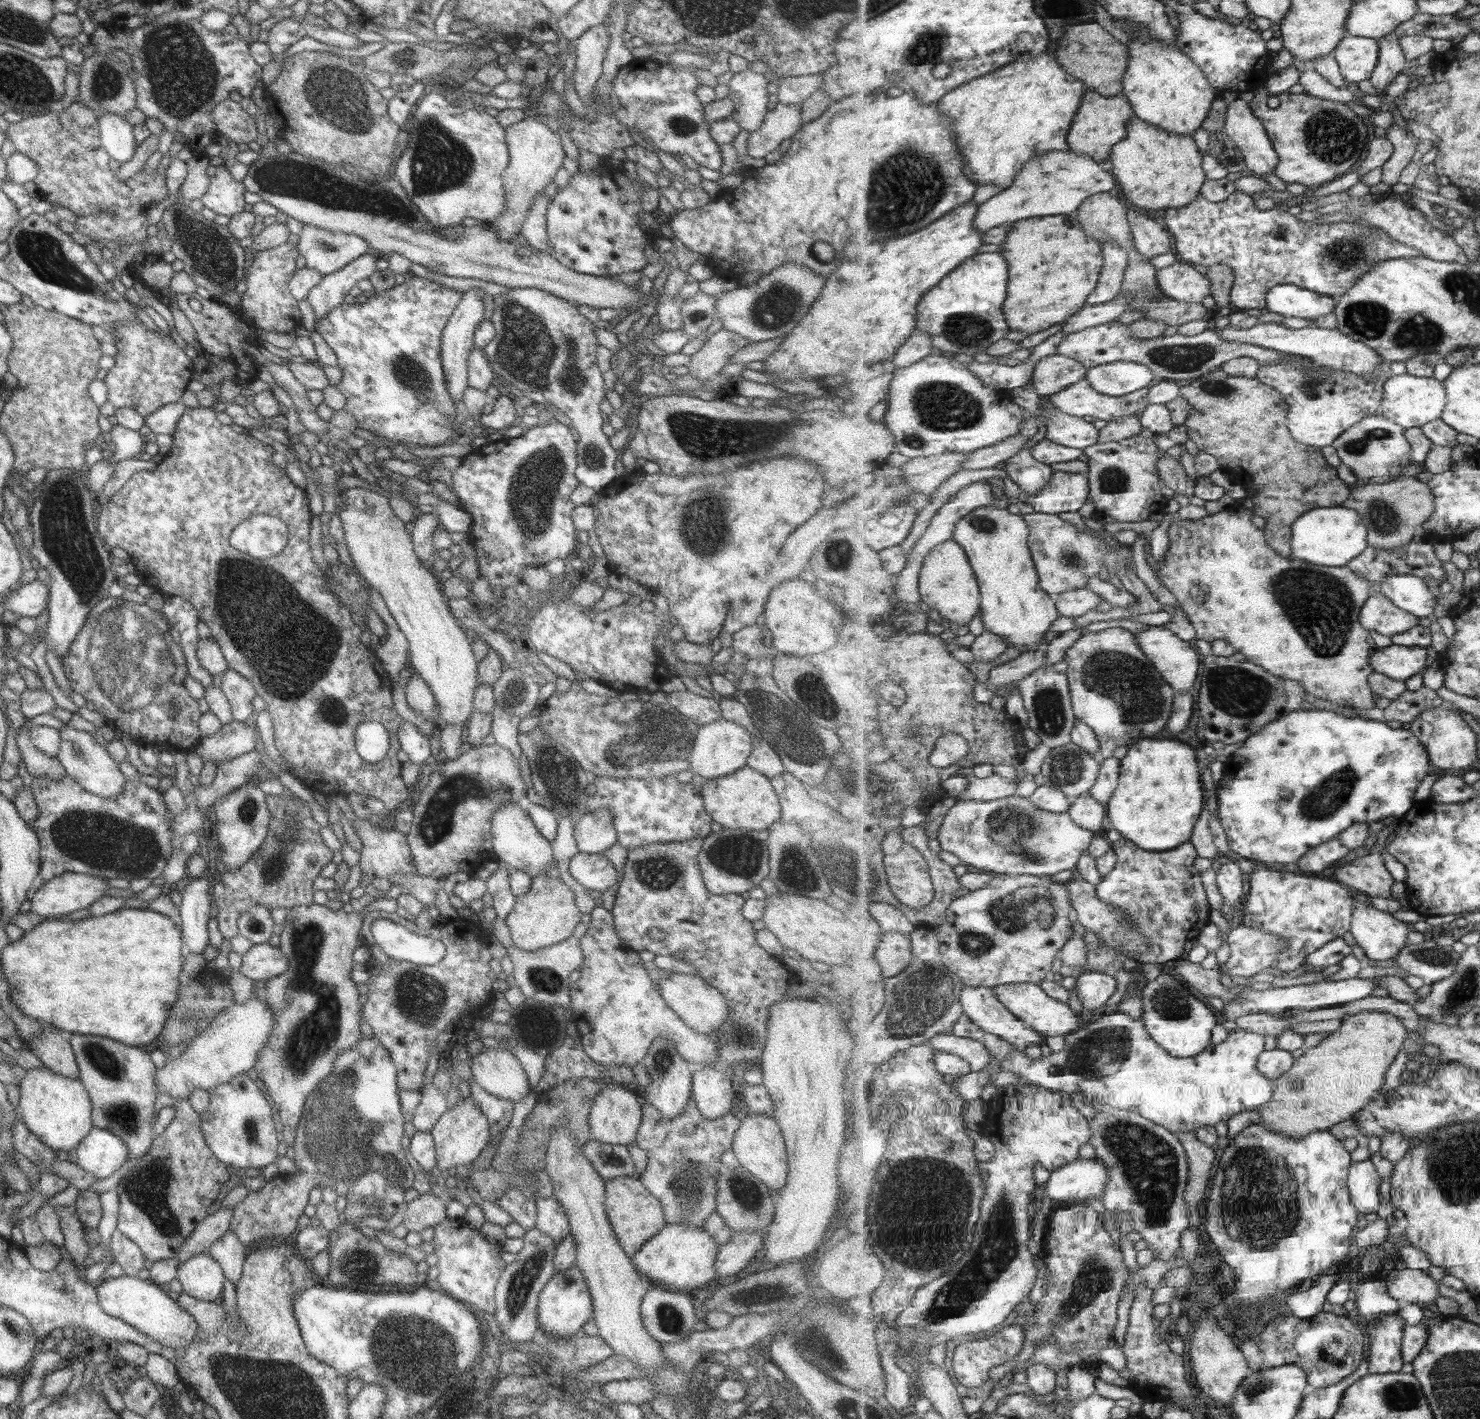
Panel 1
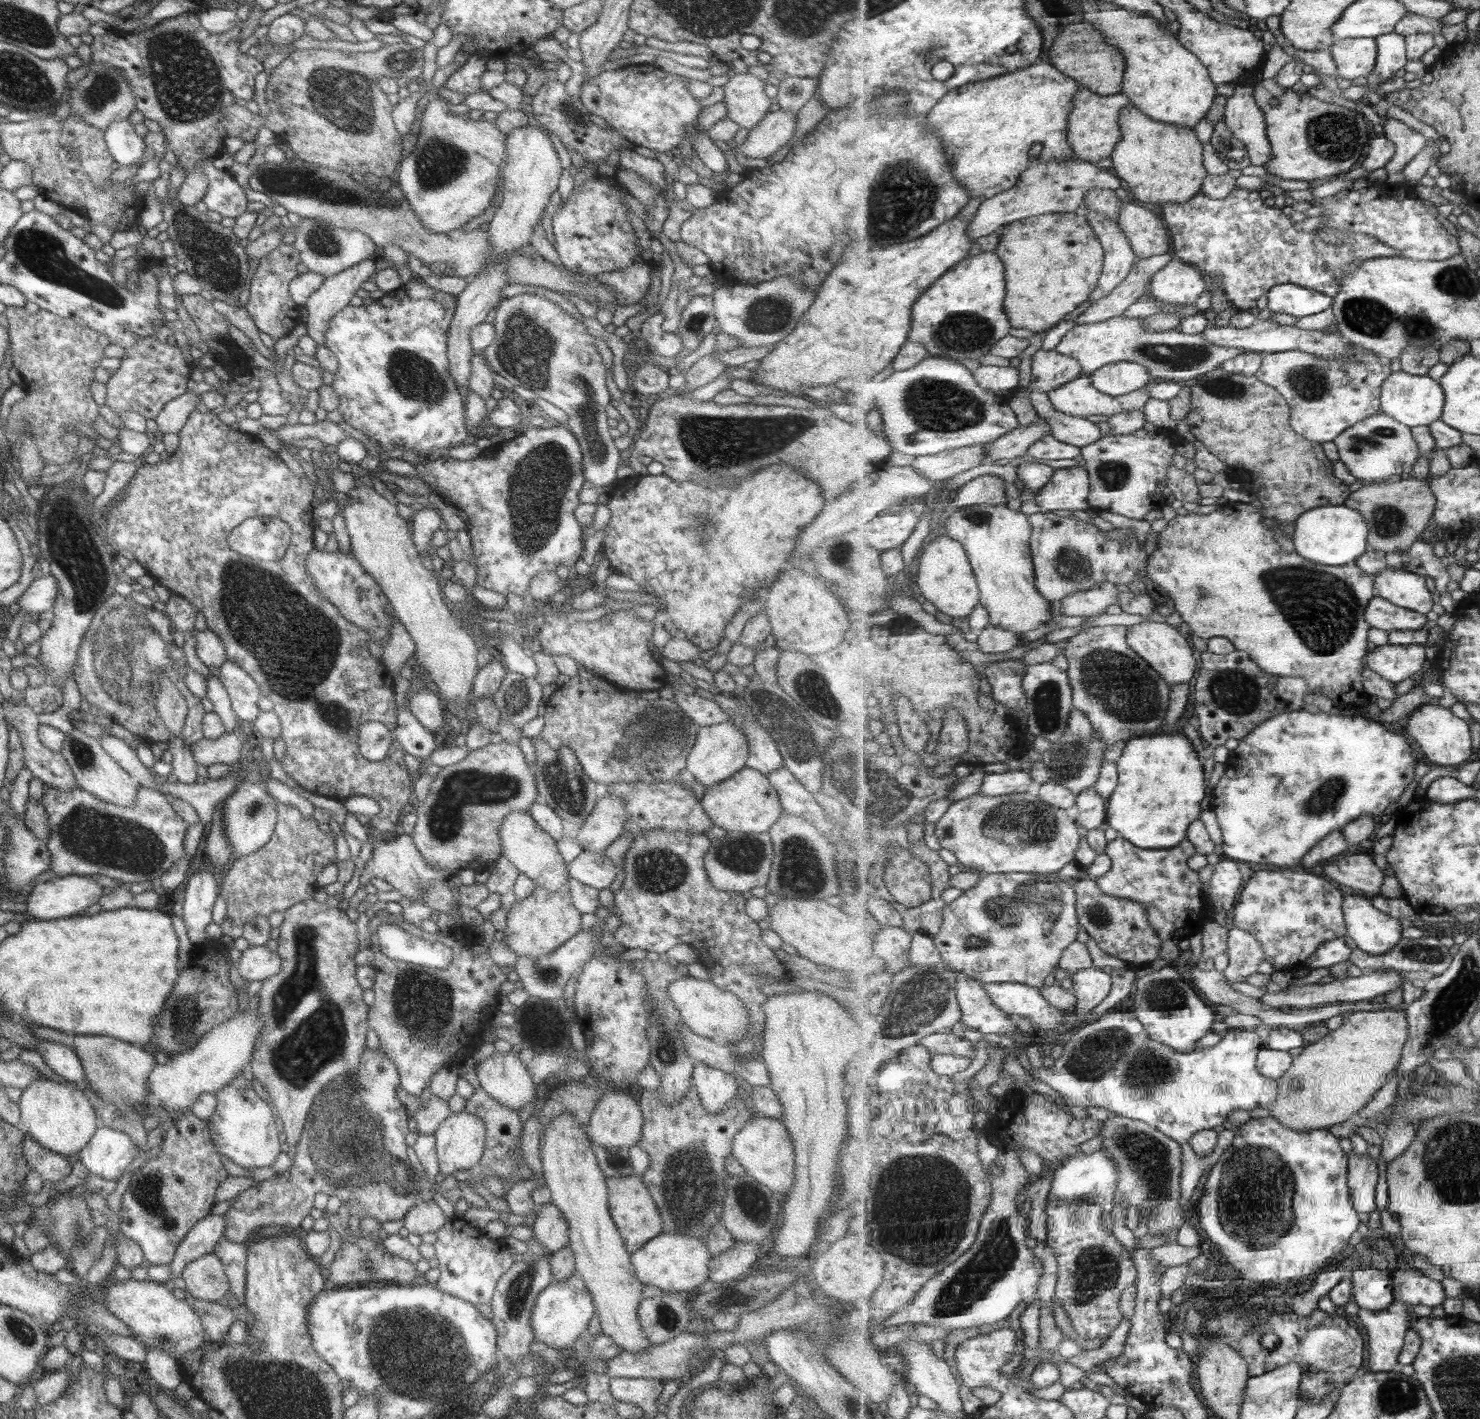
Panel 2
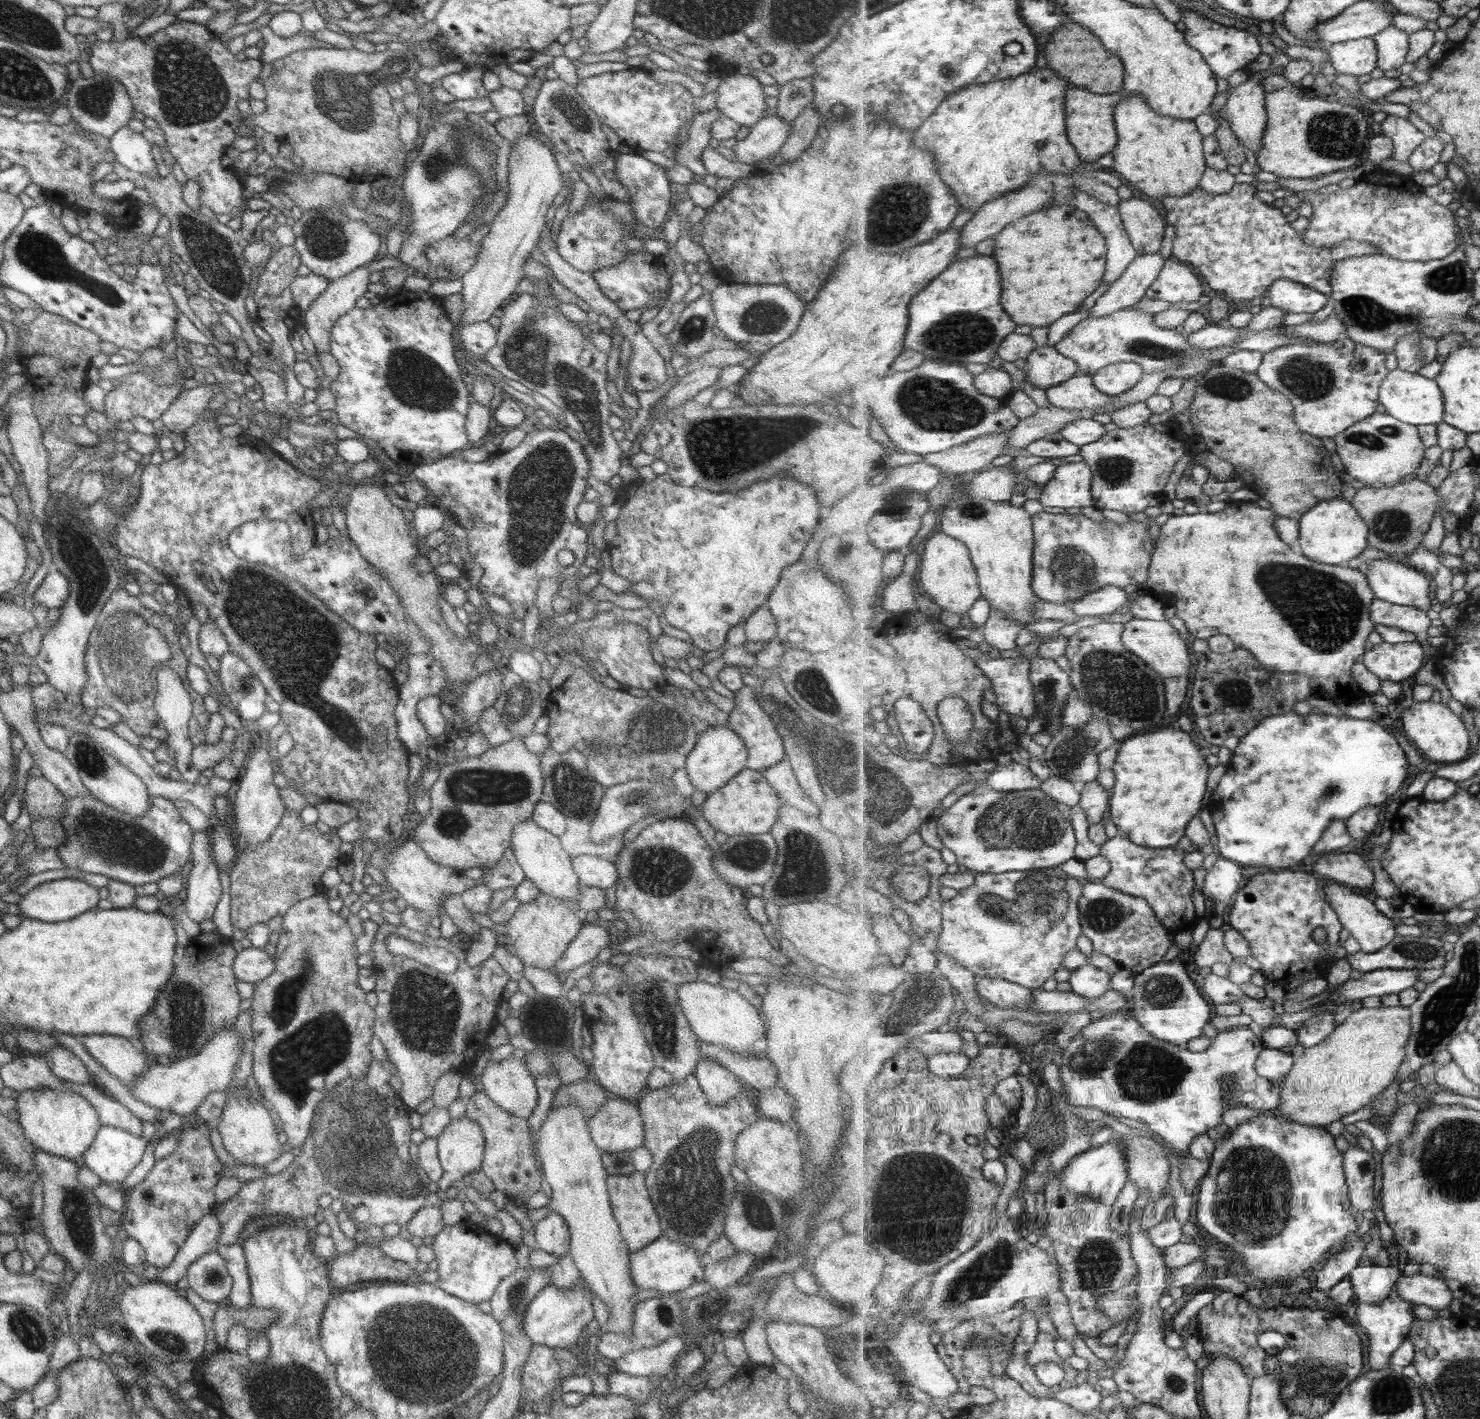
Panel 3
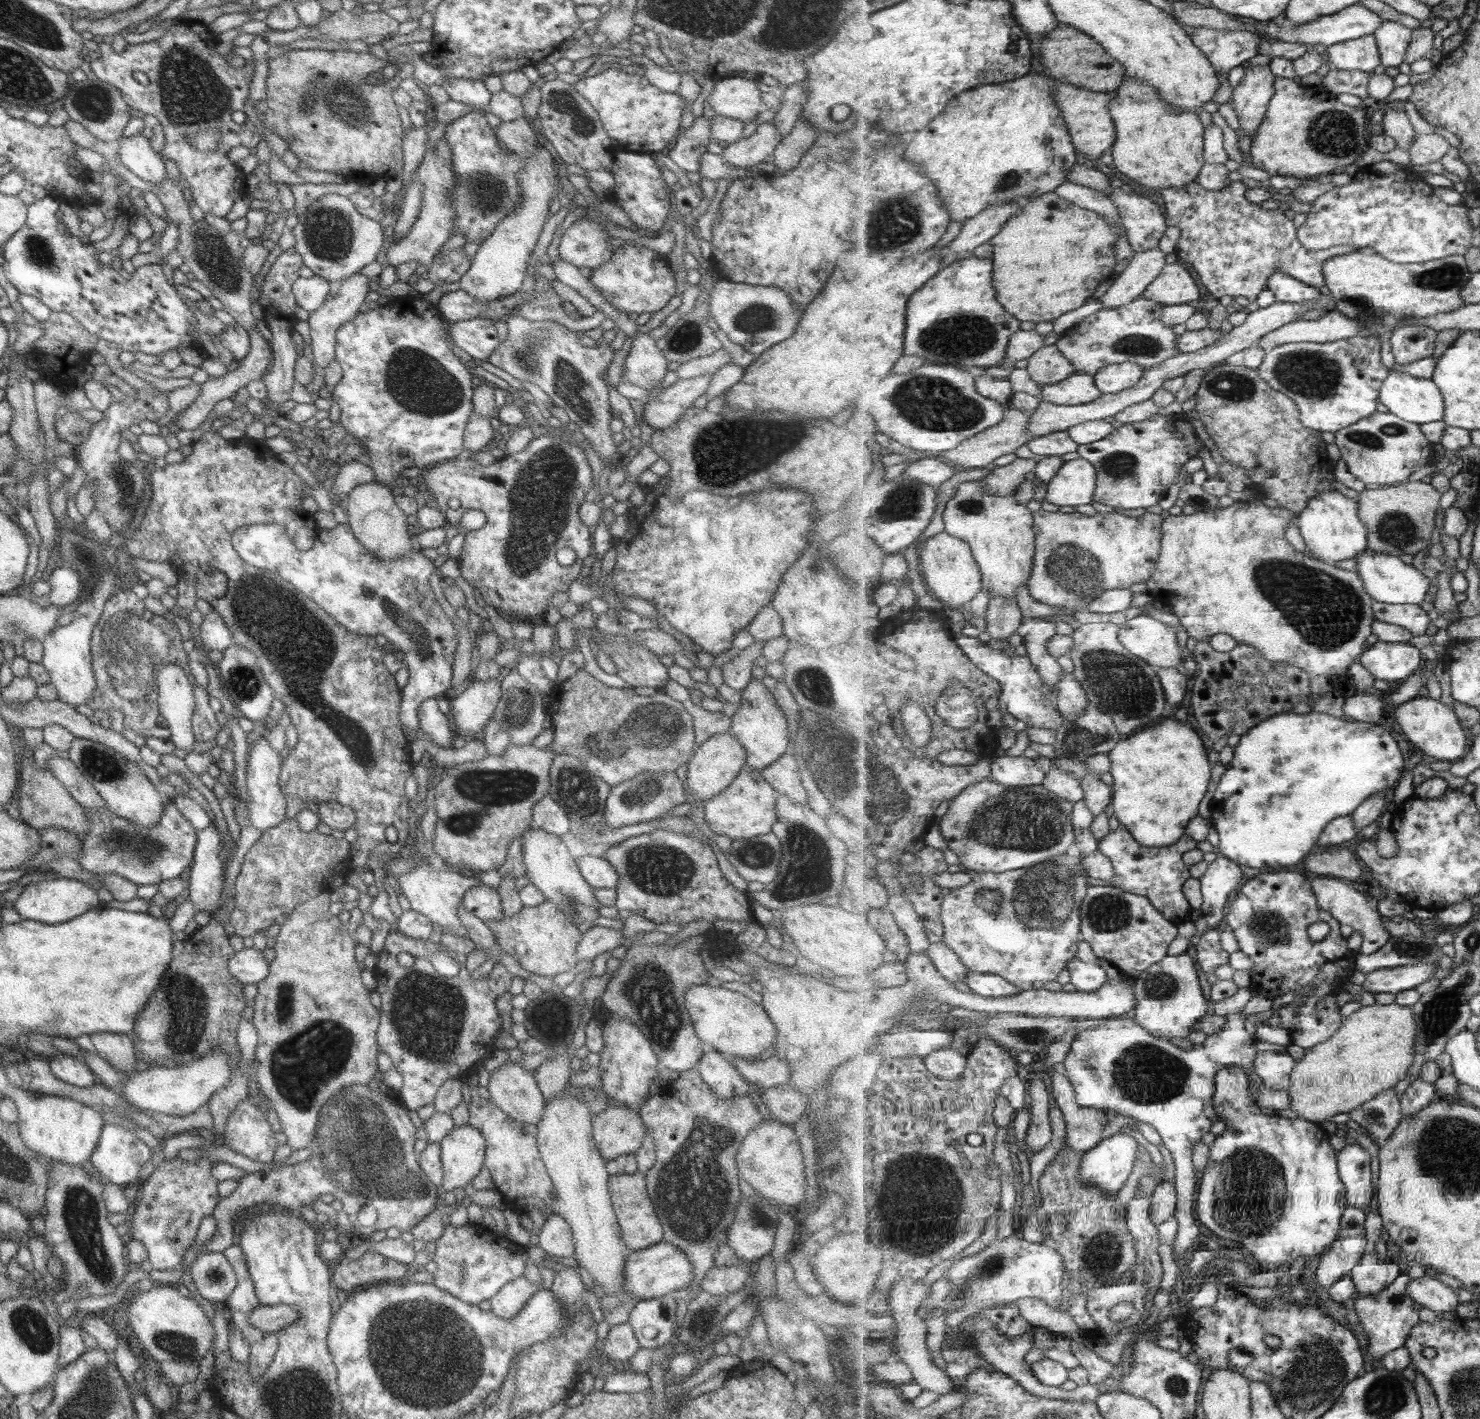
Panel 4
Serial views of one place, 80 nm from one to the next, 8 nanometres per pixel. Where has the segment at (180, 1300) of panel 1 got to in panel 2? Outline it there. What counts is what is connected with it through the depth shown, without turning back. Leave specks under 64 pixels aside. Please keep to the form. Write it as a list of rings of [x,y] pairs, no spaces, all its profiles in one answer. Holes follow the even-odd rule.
[[[186,1293],[183,1300],[197,1313],[205,1338],[211,1342],[224,1340],[228,1328],[236,1320],[246,1325],[252,1320],[252,1314],[244,1308],[243,1304],[230,1308],[223,1301],[205,1302],[193,1298],[189,1293]]]

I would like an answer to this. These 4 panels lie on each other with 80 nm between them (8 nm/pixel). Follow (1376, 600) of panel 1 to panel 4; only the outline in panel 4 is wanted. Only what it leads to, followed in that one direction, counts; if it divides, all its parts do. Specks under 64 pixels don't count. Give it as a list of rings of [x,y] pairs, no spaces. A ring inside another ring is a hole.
[[[1374,601],[1374,620],[1388,624],[1403,626],[1414,636],[1423,636],[1431,618],[1421,606],[1413,604],[1389,604],[1388,602]]]

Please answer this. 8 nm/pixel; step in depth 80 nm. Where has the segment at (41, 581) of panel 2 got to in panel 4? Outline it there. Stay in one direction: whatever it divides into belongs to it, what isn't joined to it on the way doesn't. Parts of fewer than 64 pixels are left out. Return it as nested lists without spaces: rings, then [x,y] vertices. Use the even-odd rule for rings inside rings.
[[[55,566],[47,571],[47,582],[51,586],[49,594],[45,596],[47,603],[53,606],[64,607],[76,602],[82,593],[82,582],[78,574],[69,567]]]

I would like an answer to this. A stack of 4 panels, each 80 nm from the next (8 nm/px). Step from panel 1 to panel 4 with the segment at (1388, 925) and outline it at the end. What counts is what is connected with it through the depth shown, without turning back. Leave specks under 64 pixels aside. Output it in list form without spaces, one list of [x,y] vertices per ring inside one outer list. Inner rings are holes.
[[[1321,875],[1311,876],[1310,885],[1314,887],[1318,896],[1319,906],[1329,910],[1342,924],[1349,925],[1353,930],[1359,931],[1362,936],[1361,954],[1371,954],[1381,950],[1392,938],[1389,932],[1381,925],[1387,918],[1380,914],[1378,909],[1379,895],[1373,896],[1365,889],[1335,877]]]

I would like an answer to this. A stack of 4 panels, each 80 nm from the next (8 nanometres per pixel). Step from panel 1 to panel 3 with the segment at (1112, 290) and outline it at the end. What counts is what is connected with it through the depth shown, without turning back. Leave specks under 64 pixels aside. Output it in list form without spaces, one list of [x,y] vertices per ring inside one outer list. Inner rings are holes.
[[[1077,192],[1073,205],[1092,218],[1098,229],[1106,236],[1108,242],[1107,271],[1104,282],[1111,286],[1127,272],[1127,268],[1140,254],[1133,246],[1129,233],[1125,228],[1119,208],[1103,204],[1097,198],[1091,198],[1087,192]]]

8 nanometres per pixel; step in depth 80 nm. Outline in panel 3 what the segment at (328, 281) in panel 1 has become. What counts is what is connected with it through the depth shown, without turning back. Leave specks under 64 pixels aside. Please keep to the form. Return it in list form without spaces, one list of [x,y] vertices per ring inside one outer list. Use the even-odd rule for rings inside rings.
[[[369,264],[363,267],[355,268],[345,276],[338,277],[333,281],[327,282],[327,289],[317,296],[309,305],[309,308],[304,311],[303,326],[304,331],[308,334],[314,346],[314,353],[323,354],[329,352],[330,330],[334,322],[343,316],[348,310],[355,307],[355,300],[361,298],[367,289],[367,284],[372,281],[372,275],[367,271]]]

